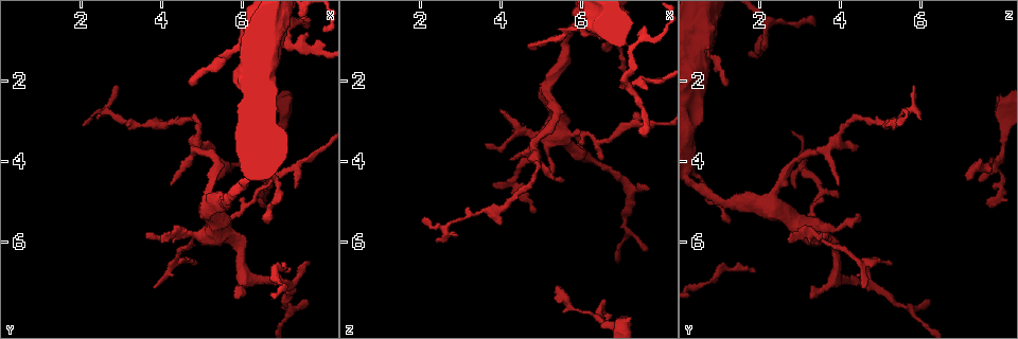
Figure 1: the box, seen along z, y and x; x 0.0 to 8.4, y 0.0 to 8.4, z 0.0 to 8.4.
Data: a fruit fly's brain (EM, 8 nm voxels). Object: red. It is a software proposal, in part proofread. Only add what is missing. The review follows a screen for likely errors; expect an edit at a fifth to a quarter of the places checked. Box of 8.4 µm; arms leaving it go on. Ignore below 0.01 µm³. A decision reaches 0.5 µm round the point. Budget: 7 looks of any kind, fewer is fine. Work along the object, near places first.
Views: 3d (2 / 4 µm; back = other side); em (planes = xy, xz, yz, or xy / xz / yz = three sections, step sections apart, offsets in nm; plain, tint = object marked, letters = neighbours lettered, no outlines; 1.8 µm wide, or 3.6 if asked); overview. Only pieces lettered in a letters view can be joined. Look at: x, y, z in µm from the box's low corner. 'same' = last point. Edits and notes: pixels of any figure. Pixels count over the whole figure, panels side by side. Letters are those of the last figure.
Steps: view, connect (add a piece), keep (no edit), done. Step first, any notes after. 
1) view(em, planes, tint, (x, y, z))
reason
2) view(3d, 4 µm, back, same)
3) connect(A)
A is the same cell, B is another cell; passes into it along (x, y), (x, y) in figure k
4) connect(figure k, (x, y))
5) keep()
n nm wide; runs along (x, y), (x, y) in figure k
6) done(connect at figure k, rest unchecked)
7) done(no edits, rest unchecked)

view(3d, 2 µm, (4.85, 2.20, 1.25))
branch stops here

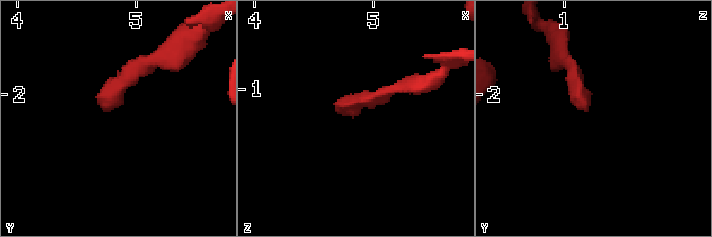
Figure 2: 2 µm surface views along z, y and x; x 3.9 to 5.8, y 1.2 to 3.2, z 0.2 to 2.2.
view(em, planes, letters, (4.78, 2.14, 1.22))

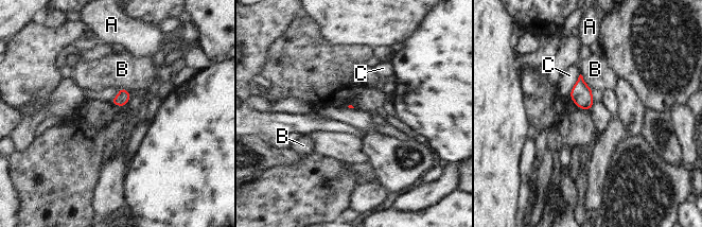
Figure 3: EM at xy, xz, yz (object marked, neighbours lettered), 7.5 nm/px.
keep()
A, B and C are other cells; border along (580, 73), (583, 81), (592, 88) in figure 3; no lettered piece goes on from it

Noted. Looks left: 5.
view(3d, 4 µm, (4.00, 6.00, 2.75))

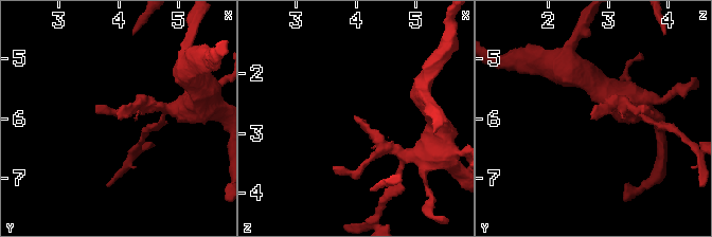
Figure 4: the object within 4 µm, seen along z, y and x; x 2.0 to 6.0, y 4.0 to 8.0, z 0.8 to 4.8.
view(em, xy, step 8, tint, (4.00, 5.95, 2.70))

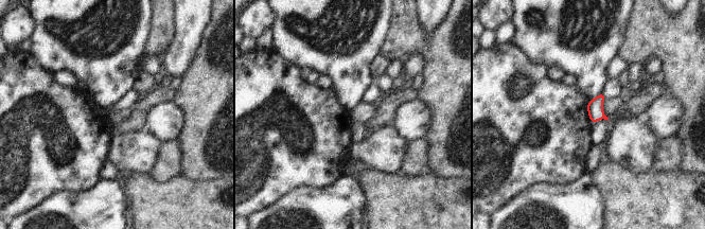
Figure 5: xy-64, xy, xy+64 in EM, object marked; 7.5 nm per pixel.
view(em, planes, letters, same)

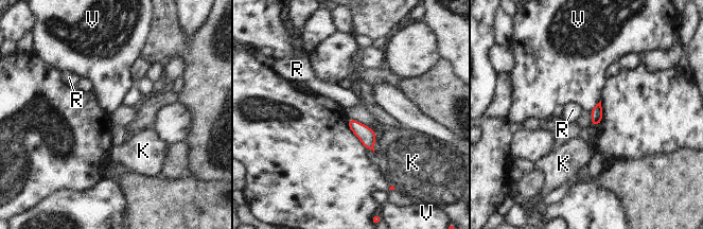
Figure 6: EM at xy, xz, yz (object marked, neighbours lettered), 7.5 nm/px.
keep()
K, R and V are other cells; border along (600, 100), (591, 109) in figure 6; none of them fits

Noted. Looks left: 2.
view(3d, 4 µm, (7.15, 6.70, 1.85))
tapers out

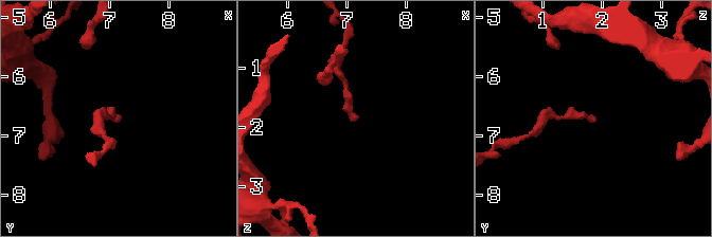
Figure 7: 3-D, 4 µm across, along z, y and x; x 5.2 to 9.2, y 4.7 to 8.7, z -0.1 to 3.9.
view(em, xz, step 16, letters, (7.15, 6.70, 1.90))
now the EM

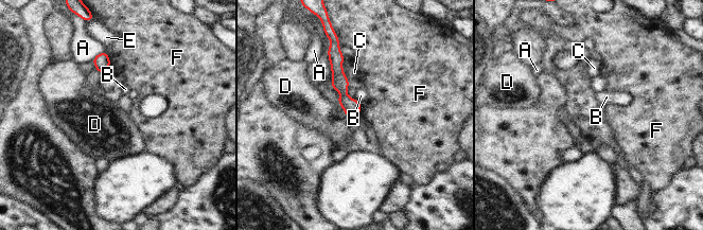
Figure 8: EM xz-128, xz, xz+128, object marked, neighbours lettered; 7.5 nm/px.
keep()
A, B, C, D, E and F are other cells; border along (336, 100), (349, 118) in figure 8; no lettered piece goes on from it

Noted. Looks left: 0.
done(no edits, rest unchecked)

